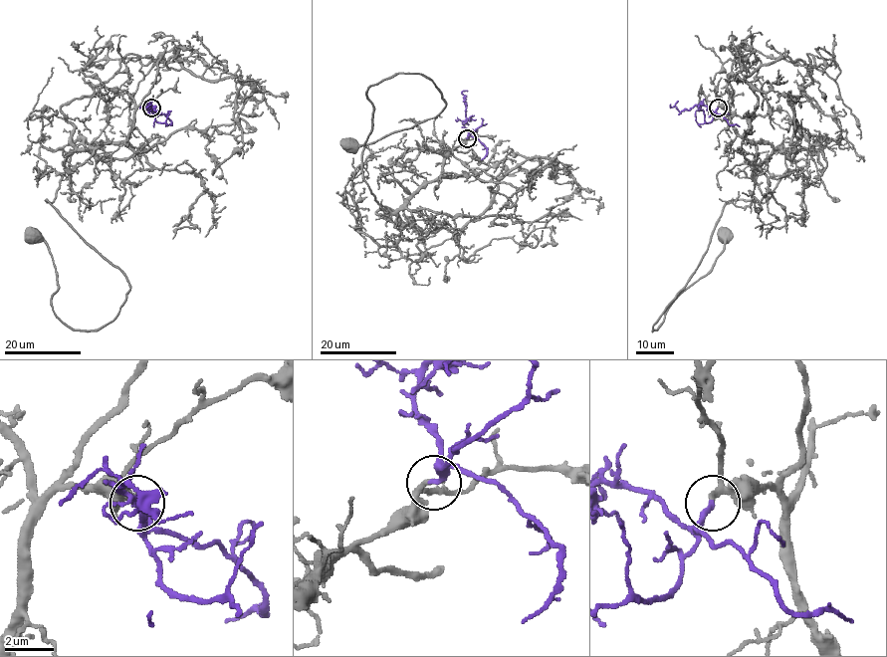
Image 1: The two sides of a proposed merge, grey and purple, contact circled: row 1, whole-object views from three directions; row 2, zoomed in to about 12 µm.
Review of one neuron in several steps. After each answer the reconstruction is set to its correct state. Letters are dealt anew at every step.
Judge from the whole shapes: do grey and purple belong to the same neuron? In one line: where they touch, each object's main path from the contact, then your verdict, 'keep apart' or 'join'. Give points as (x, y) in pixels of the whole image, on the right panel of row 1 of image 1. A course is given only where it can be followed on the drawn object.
at (718, 108); grey runs (717, 107), (743, 137), (791, 149), (785, 173), (764, 202), (724, 206), (652, 329), (724, 238); purple runs (717, 108), (713, 110), (707, 107), (694, 106), (680, 111), (670, 105); join

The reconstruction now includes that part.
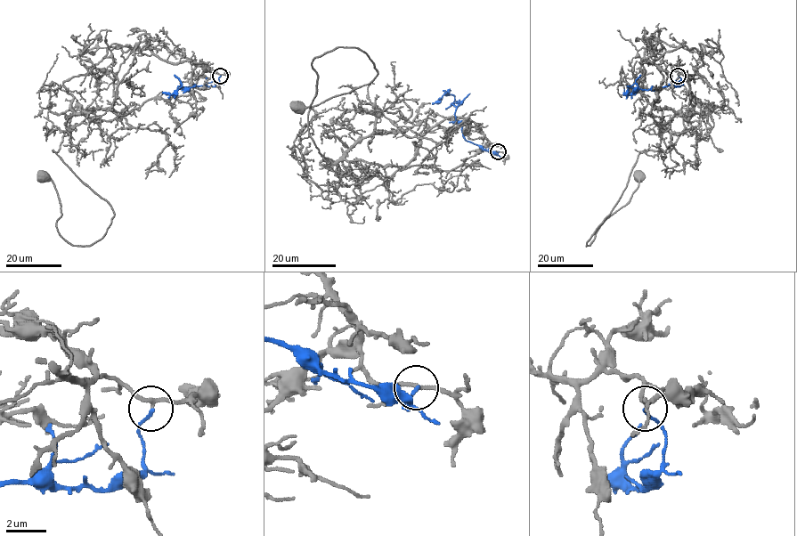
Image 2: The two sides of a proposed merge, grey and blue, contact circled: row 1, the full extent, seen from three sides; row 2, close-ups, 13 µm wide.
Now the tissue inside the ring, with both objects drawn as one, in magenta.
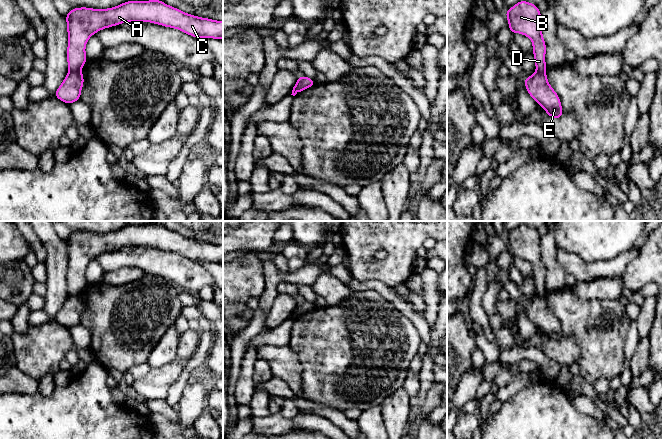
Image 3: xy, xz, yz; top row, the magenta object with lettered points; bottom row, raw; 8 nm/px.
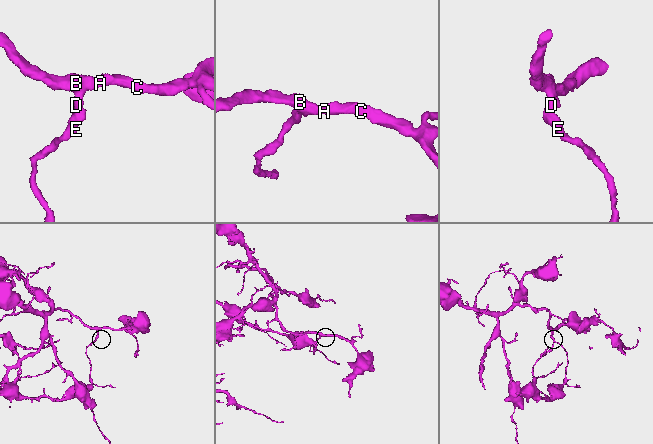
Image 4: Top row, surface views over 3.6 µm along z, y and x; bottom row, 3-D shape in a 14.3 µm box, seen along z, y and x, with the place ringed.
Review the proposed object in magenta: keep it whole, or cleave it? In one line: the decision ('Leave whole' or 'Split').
Split

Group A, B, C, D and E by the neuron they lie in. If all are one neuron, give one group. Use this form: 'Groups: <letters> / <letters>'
Groups: A B C D / E

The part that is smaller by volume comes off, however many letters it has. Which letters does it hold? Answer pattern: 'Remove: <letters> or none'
Remove: E

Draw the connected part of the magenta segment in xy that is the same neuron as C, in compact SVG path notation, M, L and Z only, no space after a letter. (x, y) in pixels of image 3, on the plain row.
M158 223L127 225L108 233L73 232L64 241L68 256L69 296L80 295L88 284L85 270L93 258L124 246L151 246L181 254L199 263L223 263L223 245L186 238Z

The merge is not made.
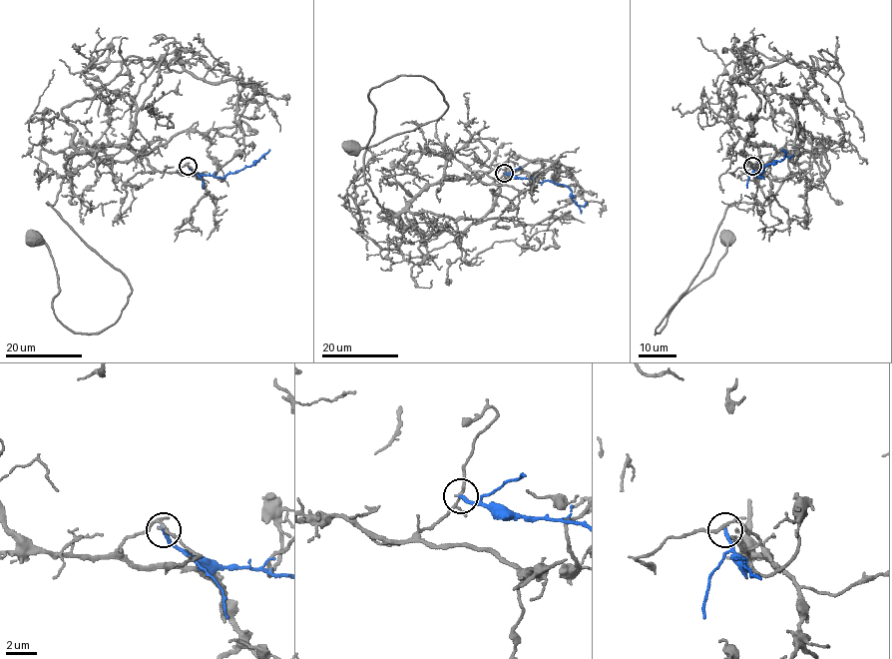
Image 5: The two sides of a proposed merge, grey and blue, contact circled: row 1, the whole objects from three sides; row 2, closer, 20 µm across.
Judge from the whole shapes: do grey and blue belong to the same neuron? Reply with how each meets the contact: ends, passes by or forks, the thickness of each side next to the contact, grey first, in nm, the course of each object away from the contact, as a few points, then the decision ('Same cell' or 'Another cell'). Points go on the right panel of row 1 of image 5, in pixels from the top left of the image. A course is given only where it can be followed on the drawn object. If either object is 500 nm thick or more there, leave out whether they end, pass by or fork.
At the ring grey forks. At the ring blue ends. Thickness 150 nm (grey) against 280 nm. Course of grey: (752, 166), (762, 173), (759, 146), (794, 152), (768, 204), (726, 209), (655, 332), (726, 241). Course of blue: (752, 166), (761, 177), (764, 167), (784, 157), (782, 150). Another cell

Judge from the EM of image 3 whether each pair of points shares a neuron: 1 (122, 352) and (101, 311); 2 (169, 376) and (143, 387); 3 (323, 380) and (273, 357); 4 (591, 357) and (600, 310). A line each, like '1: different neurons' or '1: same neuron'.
1: same neuron
2: same neuron
3: different neurons
4: same neuron

